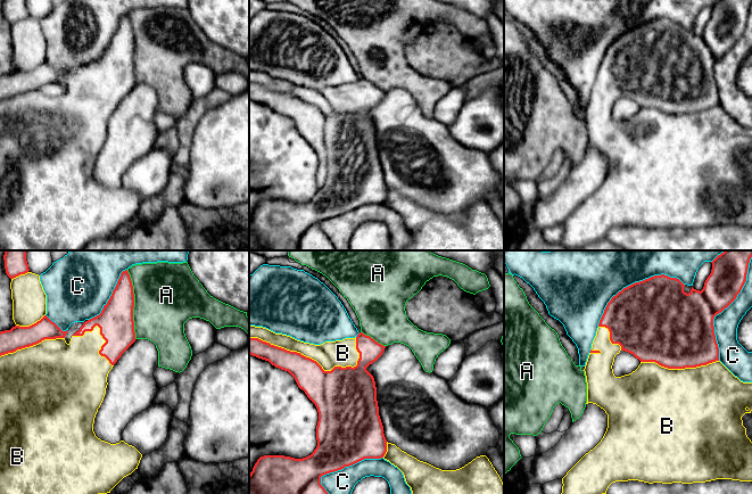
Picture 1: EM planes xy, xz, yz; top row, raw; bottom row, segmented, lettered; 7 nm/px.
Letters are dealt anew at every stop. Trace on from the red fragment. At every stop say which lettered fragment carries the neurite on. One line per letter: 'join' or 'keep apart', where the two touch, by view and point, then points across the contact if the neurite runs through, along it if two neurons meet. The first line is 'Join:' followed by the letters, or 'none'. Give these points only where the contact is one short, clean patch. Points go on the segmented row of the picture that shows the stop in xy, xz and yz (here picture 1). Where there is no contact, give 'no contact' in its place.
Join: B
A: keep apart; contact xy (133, 304)
B: join; contact xz (305, 356)
C: keep apart; contact yz (724, 309)

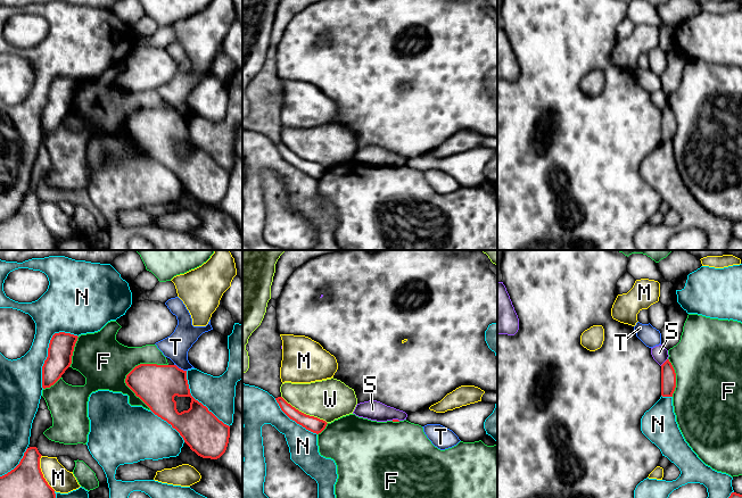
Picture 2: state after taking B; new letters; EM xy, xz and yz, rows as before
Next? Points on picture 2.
Join: none
F: keep apart; contact xy (130, 372)
M: keep apart; contact xy (41, 473)
N: keep apart; contact xy (48, 350)
S: keep apart; contact yz (665, 362)
T: keep apart; contact xy (180, 368)
W: keep apart; contact xz (303, 413)

